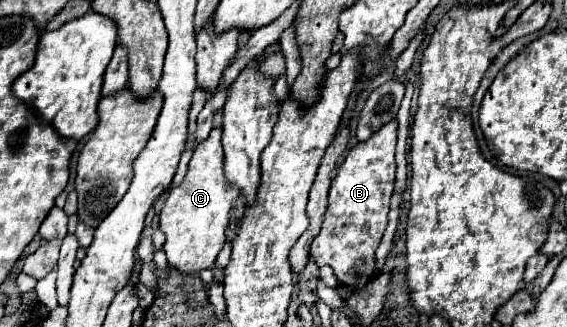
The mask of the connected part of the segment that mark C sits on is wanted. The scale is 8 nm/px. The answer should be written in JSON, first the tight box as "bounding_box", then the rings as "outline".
{"bounding_box":[159,127,239,275],"outline":[[[221,127],[211,129],[211,135],[195,149],[183,183],[169,189],[167,201],[159,215],[159,229],[167,235],[167,241],[163,245],[167,261],[185,275],[195,275],[203,269],[213,267],[217,253],[225,245],[225,229],[229,225],[231,207],[239,197],[239,189],[225,183],[221,131]]]}

